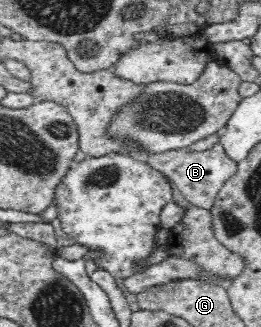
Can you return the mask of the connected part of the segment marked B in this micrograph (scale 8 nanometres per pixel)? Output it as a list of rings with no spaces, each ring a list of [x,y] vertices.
[[[220,143],[214,144],[206,151],[188,152],[188,150],[182,149],[155,153],[146,158],[145,161],[162,172],[163,175],[171,177],[171,180],[179,187],[180,193],[192,206],[207,210],[212,209],[216,201],[215,197],[219,194],[224,183],[238,171],[238,162],[228,157]]]

